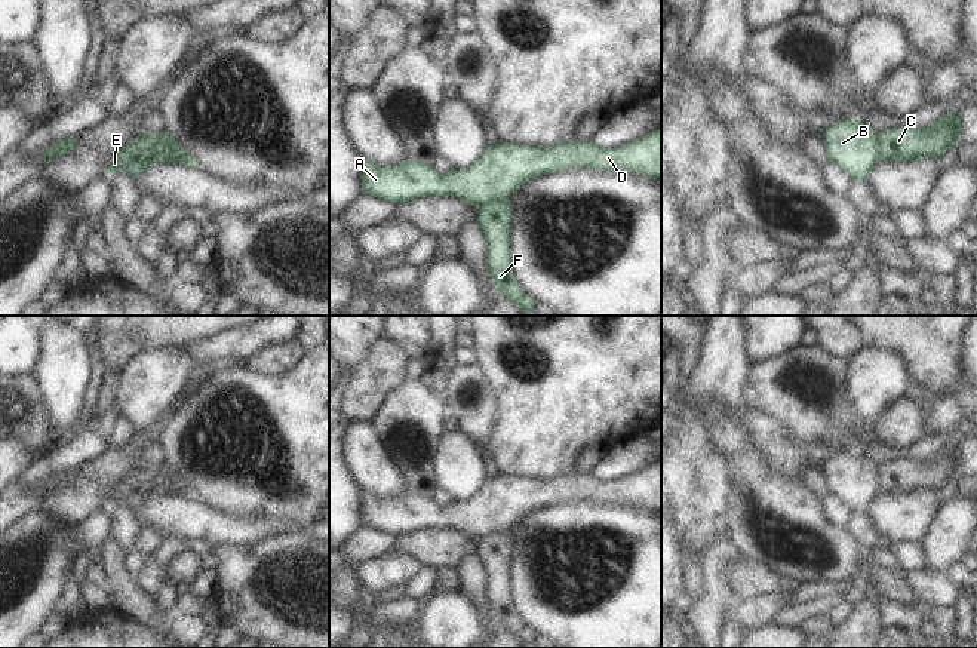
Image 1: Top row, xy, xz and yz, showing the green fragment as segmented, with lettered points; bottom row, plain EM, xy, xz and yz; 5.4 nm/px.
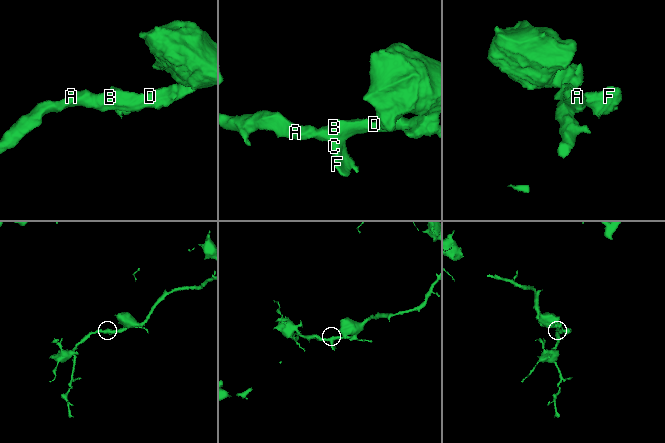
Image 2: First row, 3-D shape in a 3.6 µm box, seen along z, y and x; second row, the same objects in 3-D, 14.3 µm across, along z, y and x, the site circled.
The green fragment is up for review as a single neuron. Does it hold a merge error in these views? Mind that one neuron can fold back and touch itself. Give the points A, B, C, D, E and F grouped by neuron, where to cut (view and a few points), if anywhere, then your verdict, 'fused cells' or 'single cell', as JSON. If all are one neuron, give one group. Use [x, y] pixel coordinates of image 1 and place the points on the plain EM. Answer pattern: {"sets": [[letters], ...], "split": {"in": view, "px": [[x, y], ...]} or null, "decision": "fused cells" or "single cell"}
{"sets": [["A", "B", "D", "E"], ["C", "F"]], "split": {"in": "xz", "px": [[507, 531], [491, 531], [476, 539]]}, "decision": "fused cells"}

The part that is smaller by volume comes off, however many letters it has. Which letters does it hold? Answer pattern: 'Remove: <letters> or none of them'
Remove: C, F

